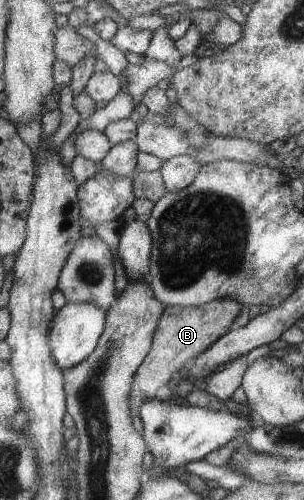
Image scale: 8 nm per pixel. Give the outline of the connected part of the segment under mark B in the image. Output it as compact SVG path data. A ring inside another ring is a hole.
M224 298L194 307L166 307L154 336L151 352L139 367L134 378L131 402L137 414L146 400L161 396L167 384L177 377L177 371L187 368L191 359L210 349L217 340L236 326L235 320L244 305L235 299Z

